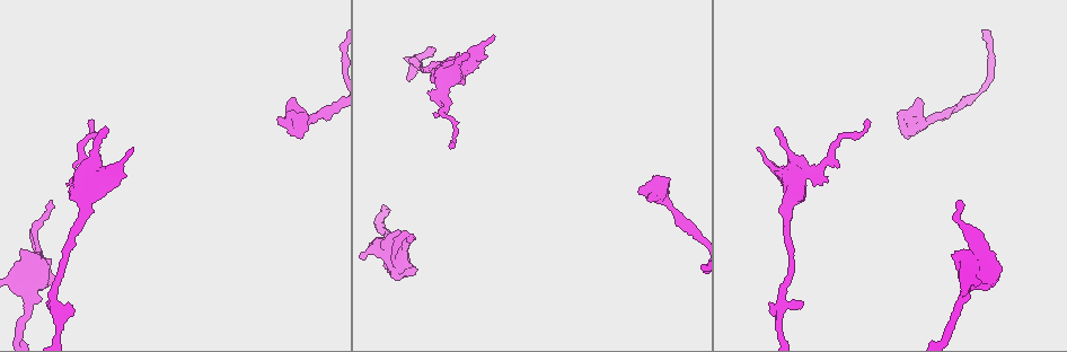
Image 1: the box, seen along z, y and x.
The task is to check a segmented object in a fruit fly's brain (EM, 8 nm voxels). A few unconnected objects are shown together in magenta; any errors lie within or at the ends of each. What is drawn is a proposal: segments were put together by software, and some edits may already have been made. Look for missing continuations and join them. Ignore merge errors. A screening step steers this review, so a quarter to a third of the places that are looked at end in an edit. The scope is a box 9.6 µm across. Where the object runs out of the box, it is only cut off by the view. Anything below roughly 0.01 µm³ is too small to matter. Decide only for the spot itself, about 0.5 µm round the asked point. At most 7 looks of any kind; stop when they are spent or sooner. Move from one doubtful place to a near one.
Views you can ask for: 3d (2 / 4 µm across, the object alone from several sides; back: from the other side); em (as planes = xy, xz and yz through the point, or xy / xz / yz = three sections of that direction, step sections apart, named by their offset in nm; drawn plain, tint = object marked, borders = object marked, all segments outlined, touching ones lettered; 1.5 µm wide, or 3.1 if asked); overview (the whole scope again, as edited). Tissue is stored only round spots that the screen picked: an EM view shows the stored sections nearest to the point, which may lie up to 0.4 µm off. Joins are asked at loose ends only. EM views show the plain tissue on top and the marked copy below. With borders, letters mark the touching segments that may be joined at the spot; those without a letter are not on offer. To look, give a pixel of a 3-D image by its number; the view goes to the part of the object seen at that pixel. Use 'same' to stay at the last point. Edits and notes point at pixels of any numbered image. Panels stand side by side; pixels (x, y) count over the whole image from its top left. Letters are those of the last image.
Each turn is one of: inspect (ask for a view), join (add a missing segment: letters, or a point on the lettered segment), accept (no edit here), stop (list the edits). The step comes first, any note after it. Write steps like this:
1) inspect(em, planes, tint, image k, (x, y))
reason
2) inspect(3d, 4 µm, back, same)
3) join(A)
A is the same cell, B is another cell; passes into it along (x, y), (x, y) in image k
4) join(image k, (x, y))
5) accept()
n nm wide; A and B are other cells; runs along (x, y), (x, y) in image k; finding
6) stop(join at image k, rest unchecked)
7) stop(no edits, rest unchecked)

inspect(3d, 4 µm, image 1, (773, 310))
branch stops here

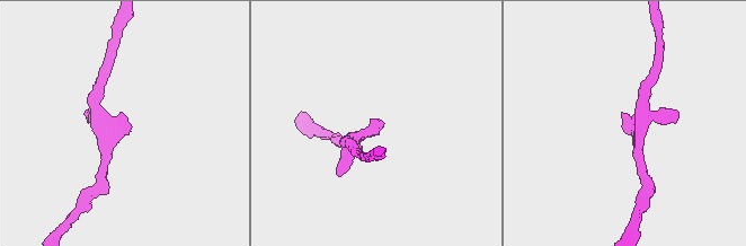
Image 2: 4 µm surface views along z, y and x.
inspect(em, xy, step 8, borders, image 2, (623, 125))
shape alone is not enough

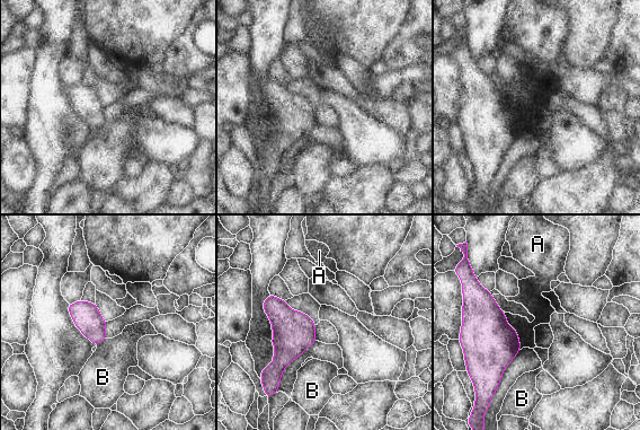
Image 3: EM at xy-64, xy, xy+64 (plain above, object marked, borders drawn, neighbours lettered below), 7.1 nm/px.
accept()
A touches over 320 nm; A and B are other cells; border along (106, 339), (96, 345) in image 3; no lettered segment goes on from it

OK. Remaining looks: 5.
inspect(em, planes, borders, image 1, (451, 142))
branch stops here

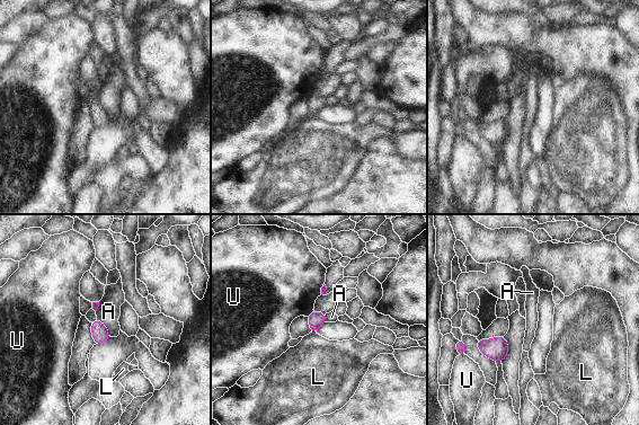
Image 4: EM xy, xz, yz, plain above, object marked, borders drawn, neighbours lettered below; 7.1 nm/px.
accept()
A, L and U are other cells; none of them fits

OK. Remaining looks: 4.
inspect(3d, 2 µm, image 1, (916, 117))
branch stops here

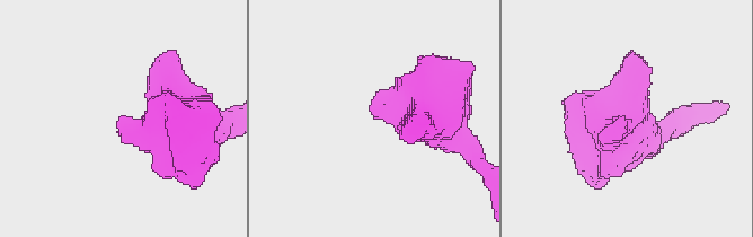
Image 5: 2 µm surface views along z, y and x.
inspect(em, planes, borders, image 5, (374, 116))

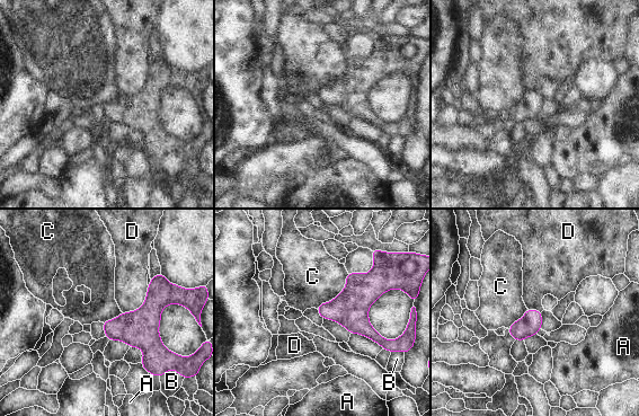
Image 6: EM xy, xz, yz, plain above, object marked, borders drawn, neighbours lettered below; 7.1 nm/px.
accept()
A, B, C and D are other cells; border along (149, 285), (143, 303), (122, 312) in image 6; no lettered segment goes on from it

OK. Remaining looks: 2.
stop(no edits, rest unchecked)

